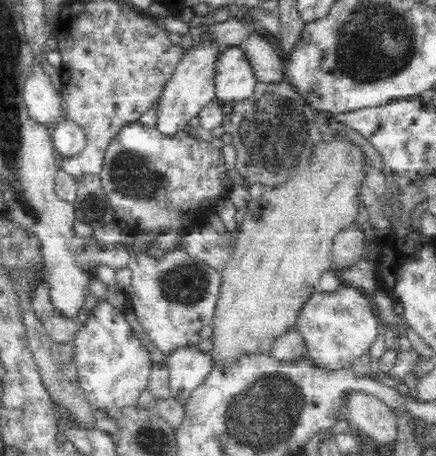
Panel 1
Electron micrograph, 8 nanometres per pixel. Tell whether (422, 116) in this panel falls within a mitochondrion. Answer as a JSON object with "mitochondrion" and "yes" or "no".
{"mitochondrion":"no"}

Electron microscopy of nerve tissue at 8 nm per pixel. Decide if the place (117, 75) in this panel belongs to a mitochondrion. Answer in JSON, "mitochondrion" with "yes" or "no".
{"mitochondrion":"no"}

